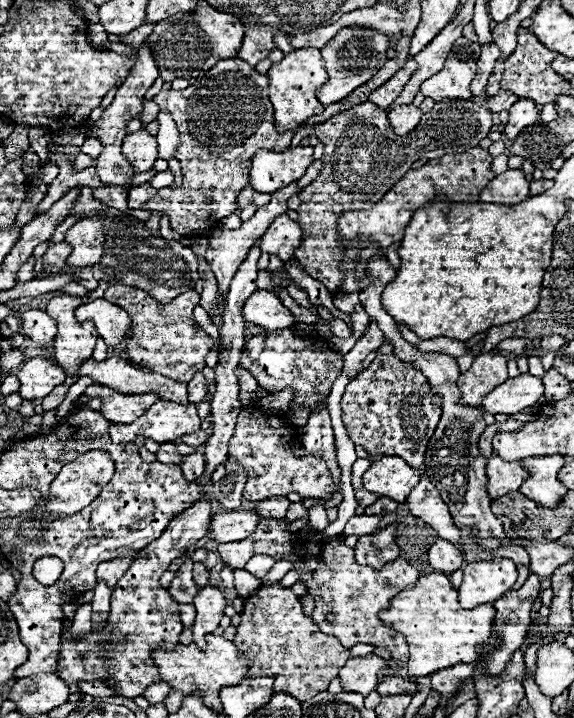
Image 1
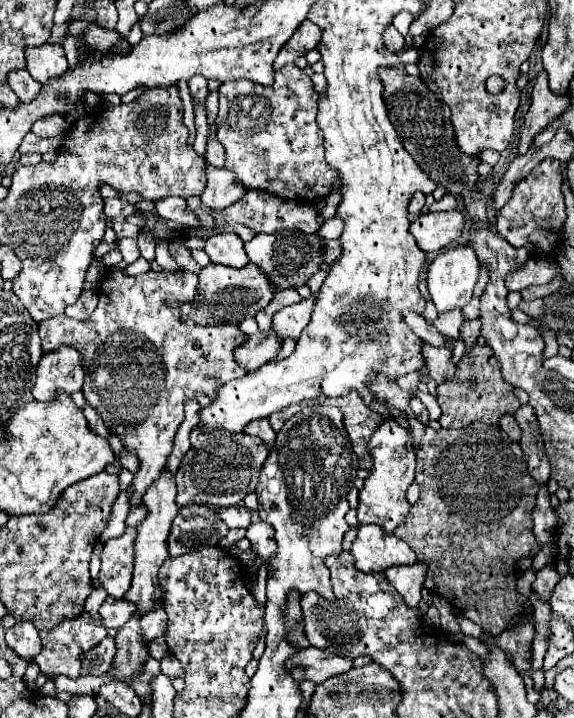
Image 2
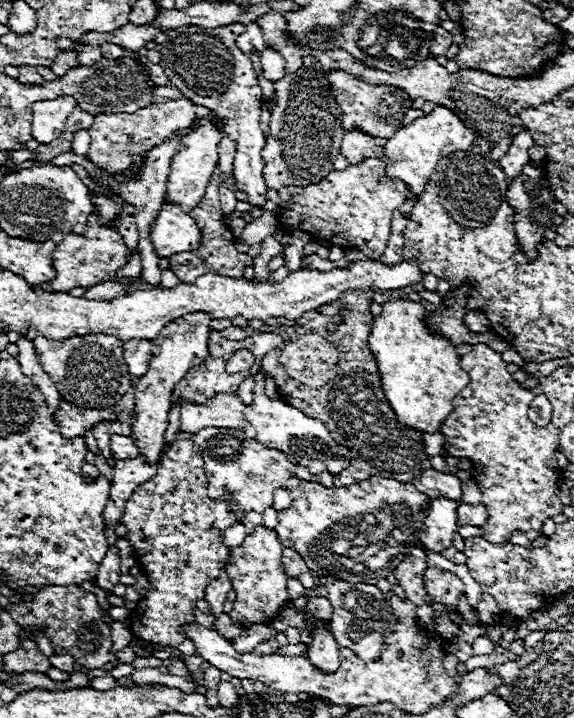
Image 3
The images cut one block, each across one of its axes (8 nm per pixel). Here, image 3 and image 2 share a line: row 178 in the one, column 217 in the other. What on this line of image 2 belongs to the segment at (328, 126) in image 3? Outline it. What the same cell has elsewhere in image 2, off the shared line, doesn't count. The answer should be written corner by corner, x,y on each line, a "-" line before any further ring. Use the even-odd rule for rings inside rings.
252,262
240,270
232,268
232,272
228,272
228,268
224,268
224,266
210,264
206,268
202,268
202,272
198,276
200,276
200,298
204,298
204,300
196,302
196,304
182,304
180,306
182,316
196,320
196,324
216,324
222,320
242,322
246,314
256,316
256,312
266,308
274,298
272,282

